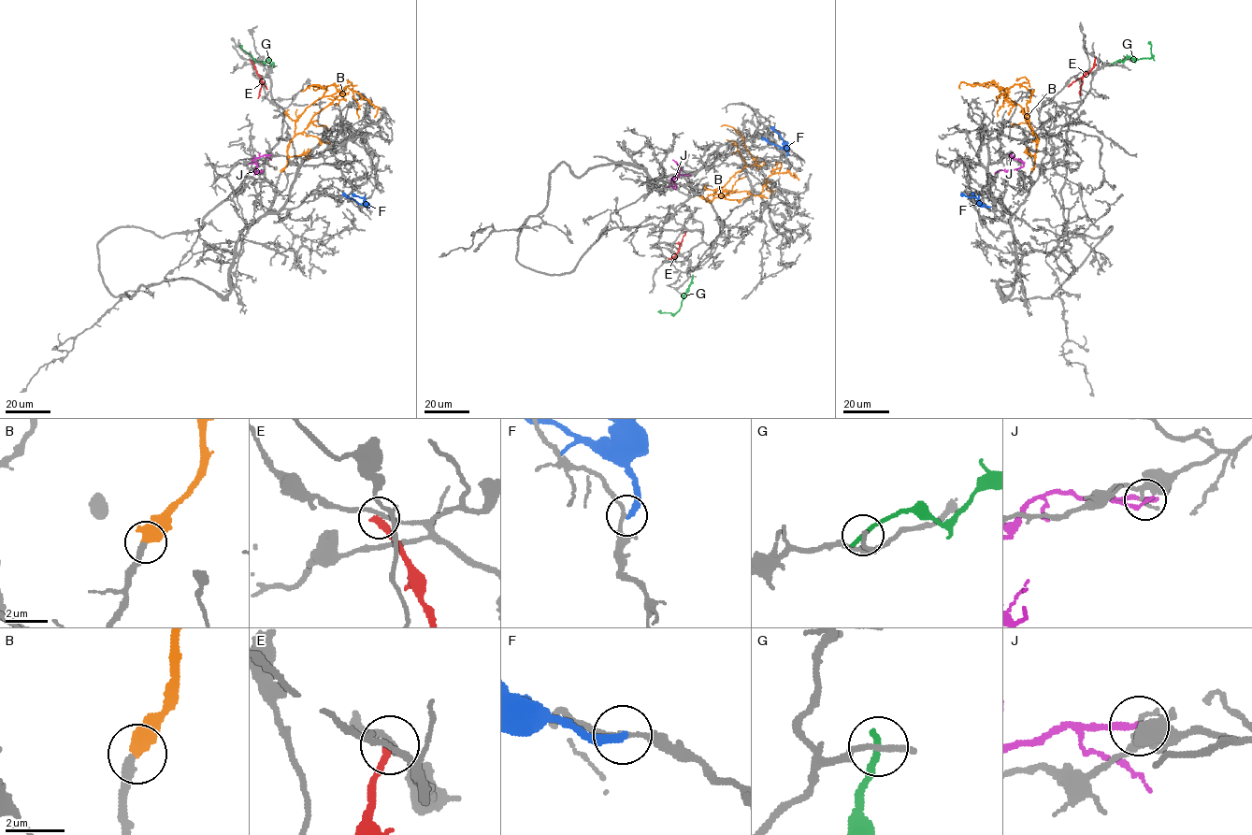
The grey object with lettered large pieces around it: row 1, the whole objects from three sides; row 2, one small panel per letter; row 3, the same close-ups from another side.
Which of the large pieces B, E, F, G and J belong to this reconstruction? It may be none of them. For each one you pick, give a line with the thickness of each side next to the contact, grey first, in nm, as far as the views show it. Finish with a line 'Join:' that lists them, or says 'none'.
B: calibres 280 and 600 nm
Join: B

